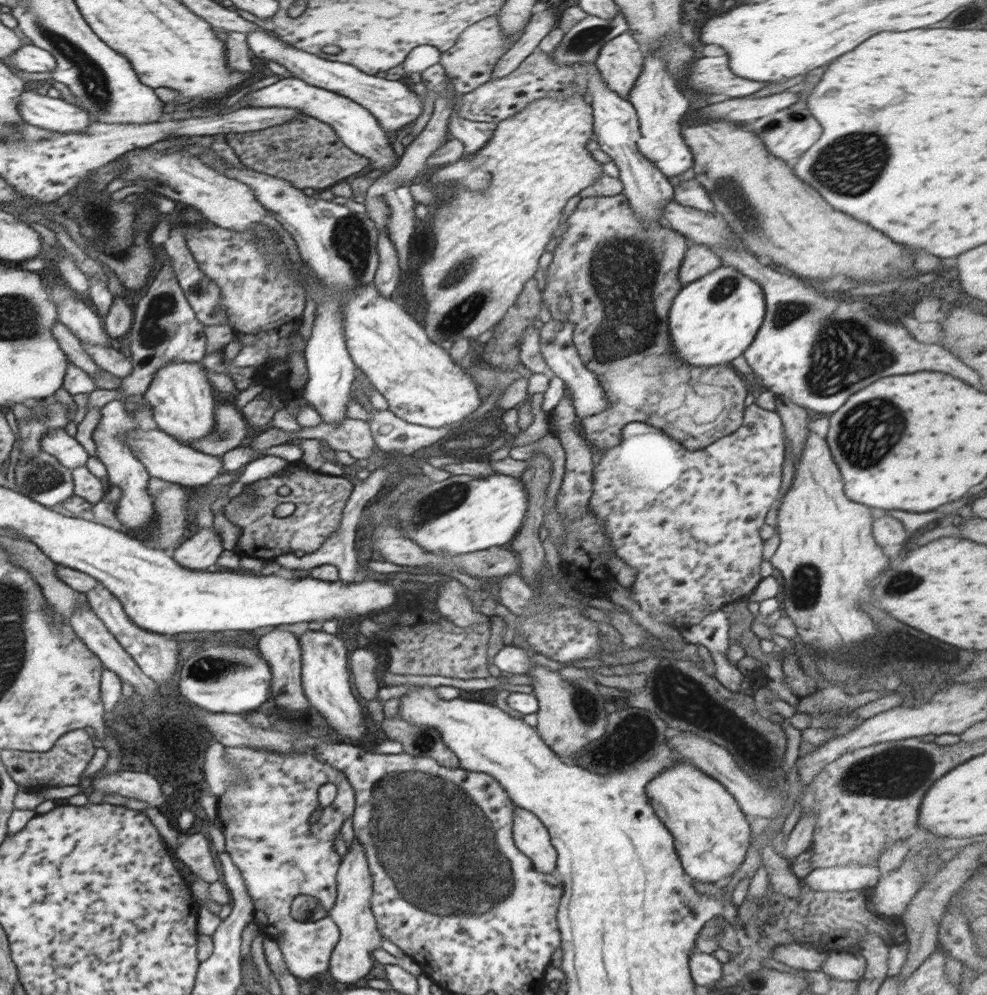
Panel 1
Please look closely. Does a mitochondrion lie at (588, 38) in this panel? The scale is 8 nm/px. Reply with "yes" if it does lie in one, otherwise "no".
yes

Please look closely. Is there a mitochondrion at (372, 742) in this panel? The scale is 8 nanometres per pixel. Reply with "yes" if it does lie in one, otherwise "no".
no

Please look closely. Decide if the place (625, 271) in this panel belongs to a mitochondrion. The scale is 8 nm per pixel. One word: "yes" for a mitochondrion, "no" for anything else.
yes

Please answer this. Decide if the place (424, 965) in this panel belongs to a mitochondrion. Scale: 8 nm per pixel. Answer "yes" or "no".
no

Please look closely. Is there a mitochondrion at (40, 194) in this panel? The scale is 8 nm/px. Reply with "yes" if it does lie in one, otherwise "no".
no

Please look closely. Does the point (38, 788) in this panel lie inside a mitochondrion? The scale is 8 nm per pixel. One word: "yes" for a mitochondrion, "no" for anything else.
no

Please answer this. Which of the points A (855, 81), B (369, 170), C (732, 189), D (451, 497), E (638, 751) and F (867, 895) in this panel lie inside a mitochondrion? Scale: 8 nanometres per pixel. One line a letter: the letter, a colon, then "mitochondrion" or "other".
A: other
B: other
C: mitochondrion
D: mitochondrion
E: mitochondrion
F: other

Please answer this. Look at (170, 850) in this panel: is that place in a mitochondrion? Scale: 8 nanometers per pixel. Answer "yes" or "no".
no

